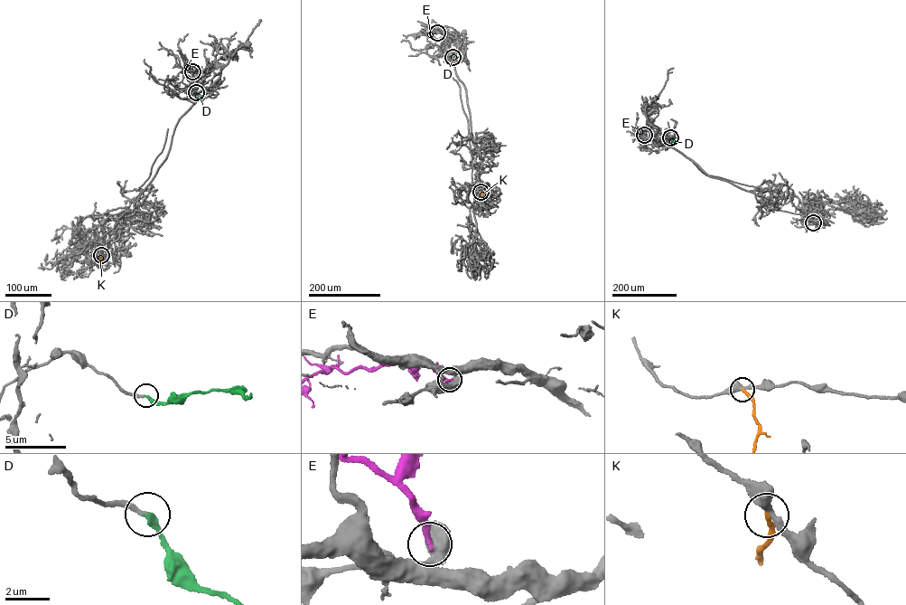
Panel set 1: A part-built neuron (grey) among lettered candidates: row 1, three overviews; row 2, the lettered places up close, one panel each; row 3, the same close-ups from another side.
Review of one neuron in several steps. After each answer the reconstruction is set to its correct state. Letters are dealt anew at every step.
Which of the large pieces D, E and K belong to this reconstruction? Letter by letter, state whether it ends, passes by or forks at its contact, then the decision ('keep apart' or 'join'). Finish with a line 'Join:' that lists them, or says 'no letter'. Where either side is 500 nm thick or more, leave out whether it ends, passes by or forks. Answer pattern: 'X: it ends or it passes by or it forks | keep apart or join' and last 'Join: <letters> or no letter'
D: it ends | join
E: keep apart
K: it ends | keep apart
Join: D

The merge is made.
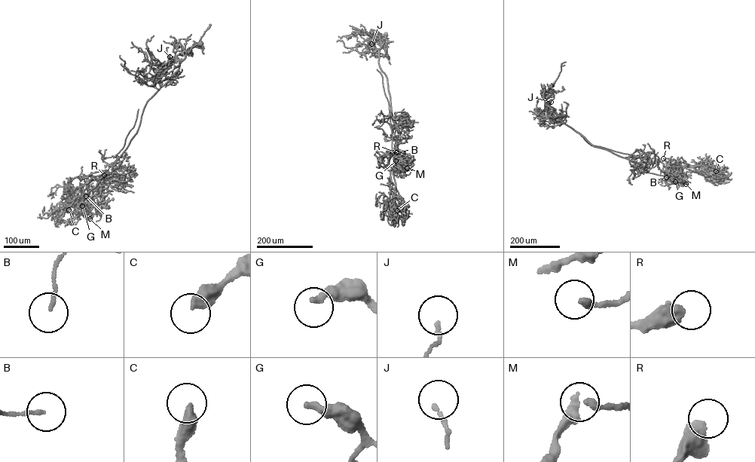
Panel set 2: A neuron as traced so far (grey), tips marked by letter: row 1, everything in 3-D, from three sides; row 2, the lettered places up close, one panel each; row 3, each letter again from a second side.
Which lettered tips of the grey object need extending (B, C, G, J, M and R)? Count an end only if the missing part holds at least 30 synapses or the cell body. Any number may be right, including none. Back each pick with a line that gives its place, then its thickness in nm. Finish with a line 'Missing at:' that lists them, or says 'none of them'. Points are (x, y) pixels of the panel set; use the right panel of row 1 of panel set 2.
Missing at: none of them

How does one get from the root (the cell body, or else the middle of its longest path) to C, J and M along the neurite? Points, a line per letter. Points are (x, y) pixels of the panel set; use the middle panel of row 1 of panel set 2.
C: (385, 35), (380, 35), (378, 62), (400, 139), (389, 200), (397, 210)
J: (385, 35), (379, 35), (371, 44)
M: (385, 35), (380, 35), (378, 62), (387, 78), (392, 120), (398, 133), (399, 151), (395, 158), (407, 168)

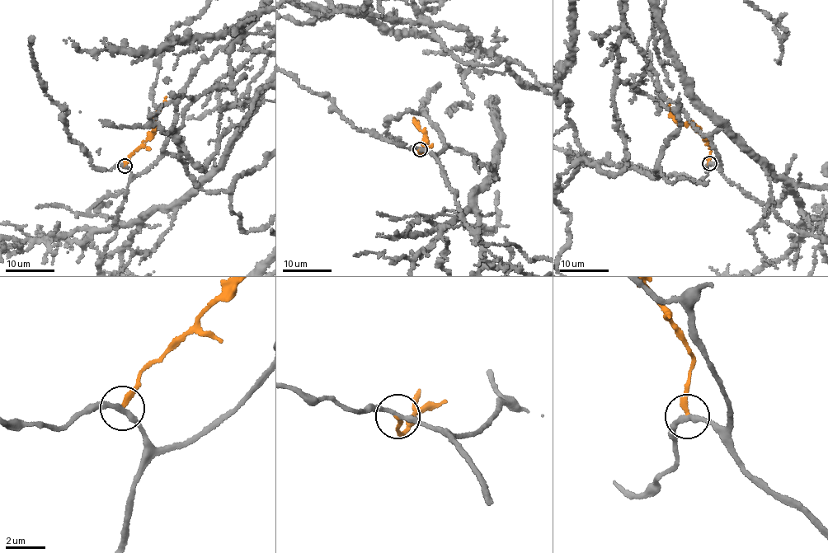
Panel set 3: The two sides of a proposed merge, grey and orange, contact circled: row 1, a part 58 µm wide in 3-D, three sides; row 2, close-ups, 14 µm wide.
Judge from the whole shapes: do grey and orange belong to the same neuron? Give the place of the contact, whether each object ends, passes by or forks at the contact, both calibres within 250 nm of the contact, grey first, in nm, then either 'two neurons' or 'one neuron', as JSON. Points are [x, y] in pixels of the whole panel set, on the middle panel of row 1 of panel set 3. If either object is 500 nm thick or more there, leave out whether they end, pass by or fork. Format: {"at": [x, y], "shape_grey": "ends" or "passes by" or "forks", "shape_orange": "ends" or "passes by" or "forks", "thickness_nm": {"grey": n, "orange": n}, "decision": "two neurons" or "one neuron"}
{"at": [420, 149], "shape_grey": "passes by", "shape_orange": "ends", "thickness_nm": {"grey": 240, "orange": 240}, "decision": "two neurons"}

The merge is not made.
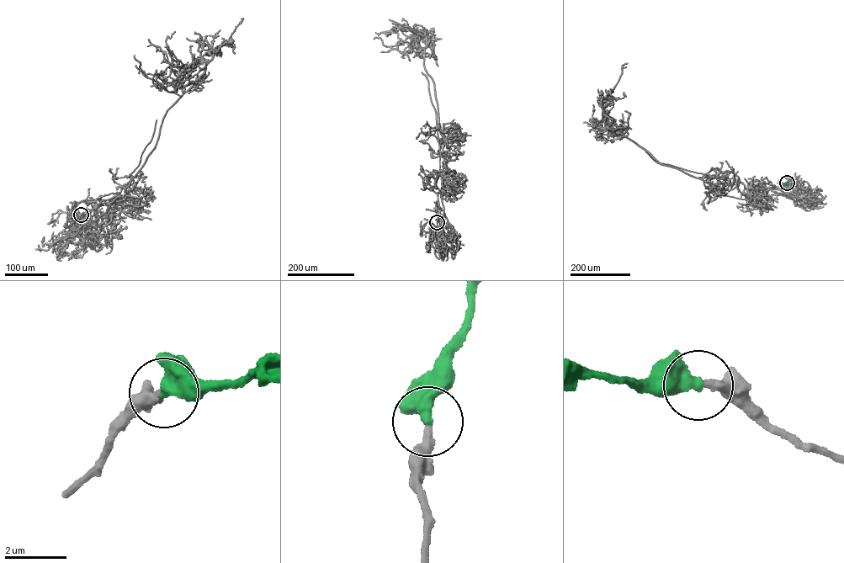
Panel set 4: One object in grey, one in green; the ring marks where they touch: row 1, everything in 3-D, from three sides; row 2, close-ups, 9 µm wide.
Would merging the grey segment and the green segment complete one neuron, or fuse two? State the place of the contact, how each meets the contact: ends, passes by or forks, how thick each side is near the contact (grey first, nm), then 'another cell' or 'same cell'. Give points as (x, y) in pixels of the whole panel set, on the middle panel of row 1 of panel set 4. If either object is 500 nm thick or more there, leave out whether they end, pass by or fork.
(437, 222) | grey ends | green ends | 280/480 nm | same cell

